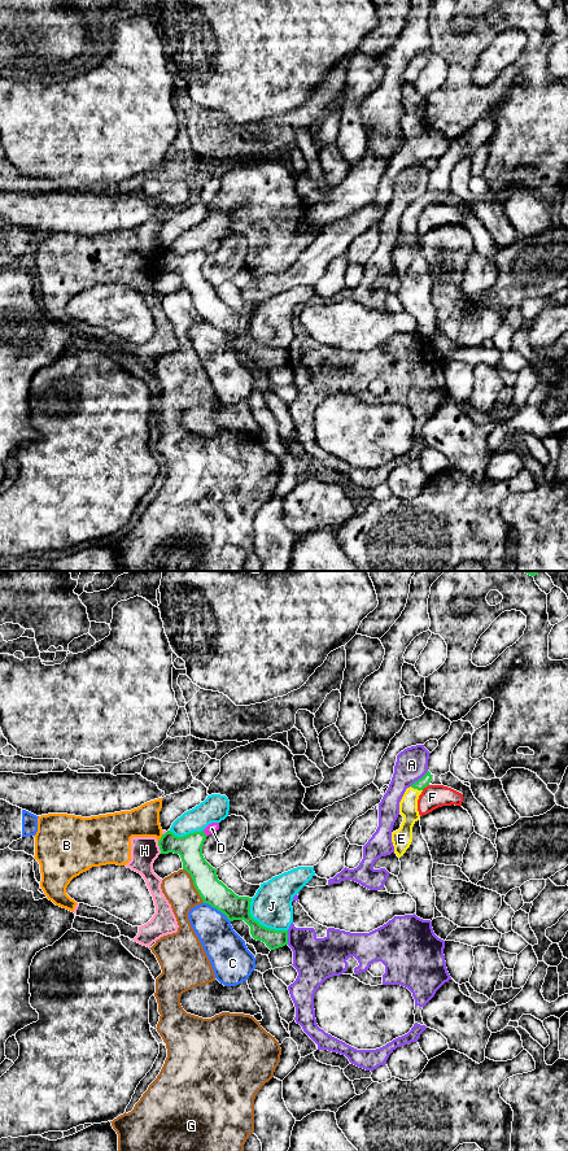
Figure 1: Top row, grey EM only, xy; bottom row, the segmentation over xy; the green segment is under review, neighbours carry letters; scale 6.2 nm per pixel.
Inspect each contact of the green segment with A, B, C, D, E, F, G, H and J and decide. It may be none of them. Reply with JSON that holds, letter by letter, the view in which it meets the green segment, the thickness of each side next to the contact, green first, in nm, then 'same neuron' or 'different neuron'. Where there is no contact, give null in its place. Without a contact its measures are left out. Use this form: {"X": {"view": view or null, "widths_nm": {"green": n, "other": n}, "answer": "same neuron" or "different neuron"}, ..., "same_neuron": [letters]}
{"A": {"view": "xy", "widths_nm": {"green": 70, "other": 200}, "answer": "different neuron"}, "B": {"view": "xy", "widths_nm": {"green": 160, "other": 190}, "answer": "different neuron"}, "C": {"view": "xy", "widths_nm": {"green": 160, "other": 240}, "answer": "different neuron"}, "D": {"view": "xy", "widths_nm": {"green": 160, "other": 70}, "answer": "different neuron"}, "E": {"view": "xy", "widths_nm": {"green": 70, "other": 110}, "answer": "same neuron"}, "F": {"view": "xy", "widths_nm": {"green": 70, "other": 150}, "answer": "different neuron"}, "G": {"view": "xy", "widths_nm": {"green": 160, "other": 190}, "answer": "different neuron"}, "H": {"view": "xy", "widths_nm": {"green": 160, "other": 180}, "answer": "different neuron"}, "J": {"view": "xy", "widths_nm": {"green": 150, "other": 260}, "answer": "different neuron"}, "same_neuron": ["E"]}

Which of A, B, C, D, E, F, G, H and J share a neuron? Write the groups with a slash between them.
A / B H / C / D / E / F / G / J

